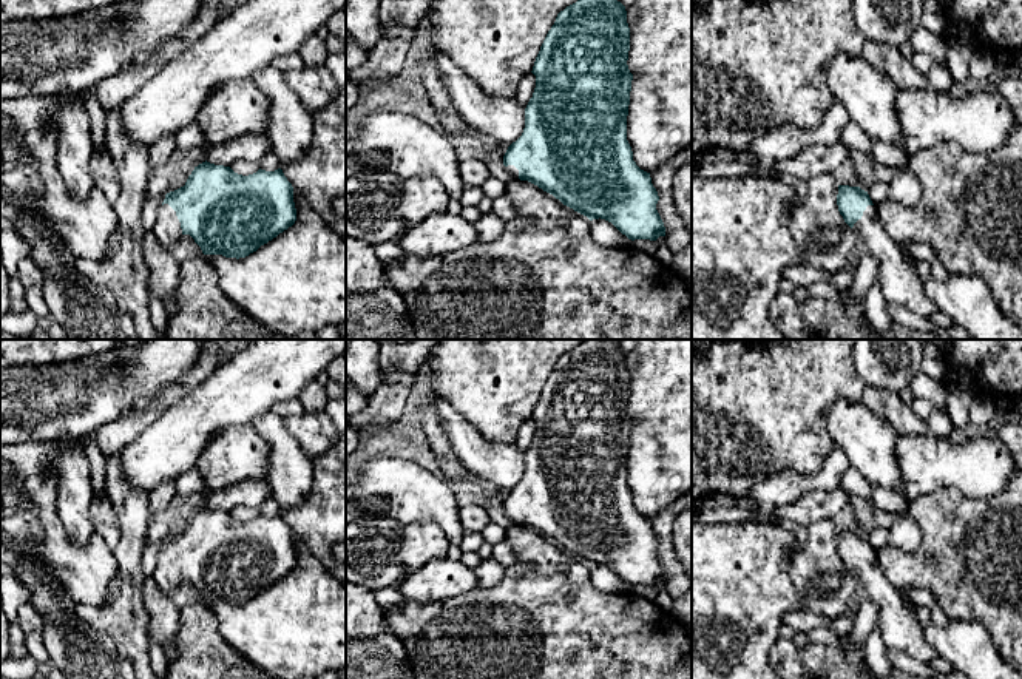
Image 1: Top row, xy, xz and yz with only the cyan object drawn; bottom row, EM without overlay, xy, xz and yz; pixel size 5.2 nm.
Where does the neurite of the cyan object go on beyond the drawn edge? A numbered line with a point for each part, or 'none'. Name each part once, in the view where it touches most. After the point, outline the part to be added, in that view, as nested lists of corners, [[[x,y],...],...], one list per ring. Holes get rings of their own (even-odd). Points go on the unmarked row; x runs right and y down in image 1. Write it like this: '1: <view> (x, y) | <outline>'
1: xy (167, 574) | [[[164,549],[159,554],[157,566],[151,579],[156,582],[157,588],[167,596],[173,593],[182,582],[181,568],[176,562],[176,557],[168,549]]]

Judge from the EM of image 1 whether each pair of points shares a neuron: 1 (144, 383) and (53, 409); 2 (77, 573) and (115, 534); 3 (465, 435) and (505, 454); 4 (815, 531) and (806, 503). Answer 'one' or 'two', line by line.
1: one
2: two
3: one
4: two

